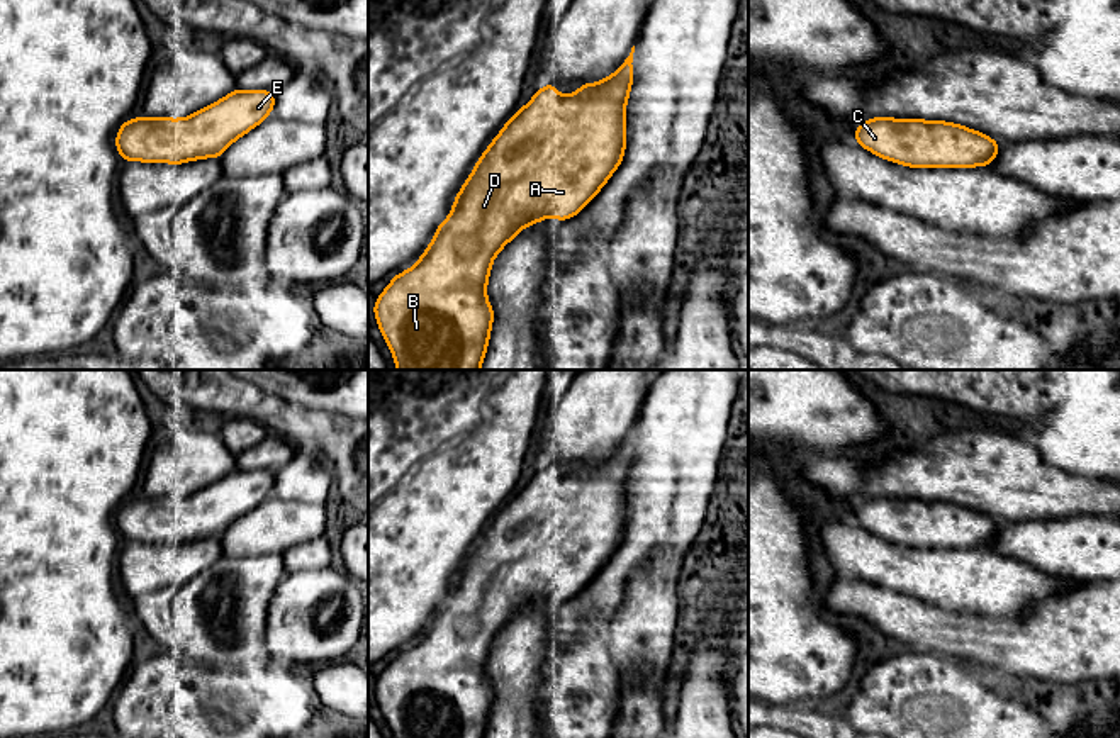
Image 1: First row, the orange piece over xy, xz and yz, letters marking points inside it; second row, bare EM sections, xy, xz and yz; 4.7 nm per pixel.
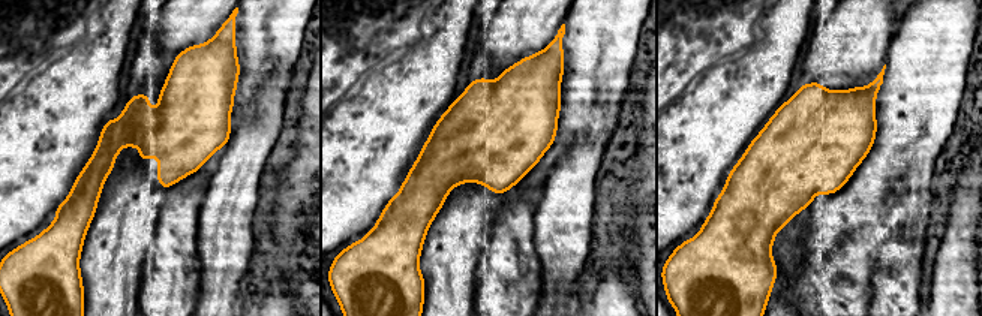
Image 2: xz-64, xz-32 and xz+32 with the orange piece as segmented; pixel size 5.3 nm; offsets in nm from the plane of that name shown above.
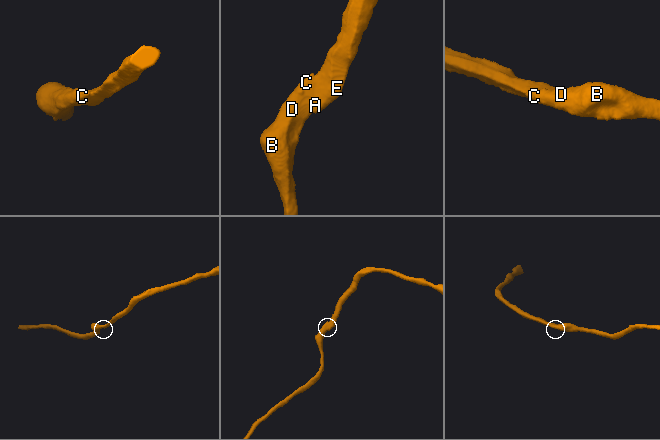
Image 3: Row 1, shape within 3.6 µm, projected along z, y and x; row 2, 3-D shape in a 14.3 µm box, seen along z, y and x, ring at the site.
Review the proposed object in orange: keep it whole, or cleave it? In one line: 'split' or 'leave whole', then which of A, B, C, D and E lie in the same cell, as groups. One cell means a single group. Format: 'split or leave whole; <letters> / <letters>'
leave whole; A B C D E

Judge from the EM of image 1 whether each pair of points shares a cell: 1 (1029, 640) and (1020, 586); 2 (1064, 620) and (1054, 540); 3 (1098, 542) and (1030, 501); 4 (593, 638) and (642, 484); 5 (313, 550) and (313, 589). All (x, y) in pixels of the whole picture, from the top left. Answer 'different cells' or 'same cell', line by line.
1: different cells
2: different cells
3: different cells
4: different cells
5: different cells

